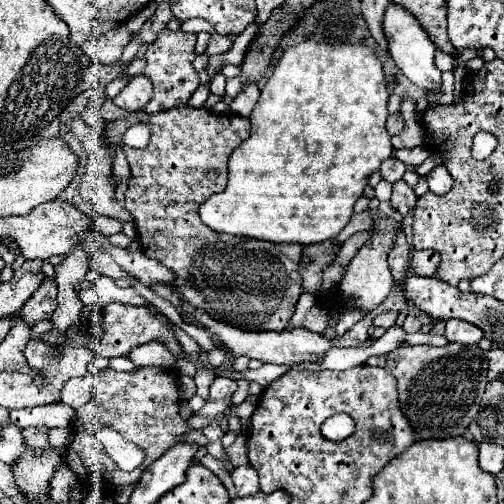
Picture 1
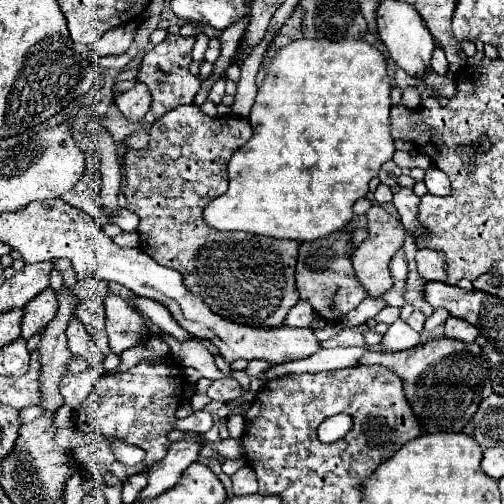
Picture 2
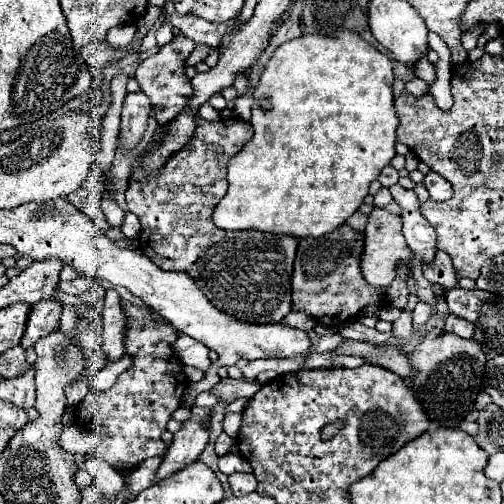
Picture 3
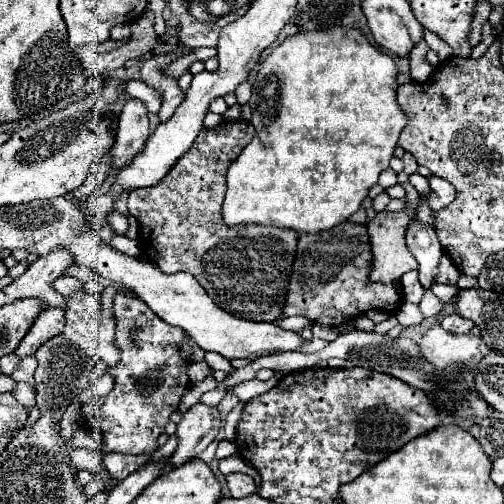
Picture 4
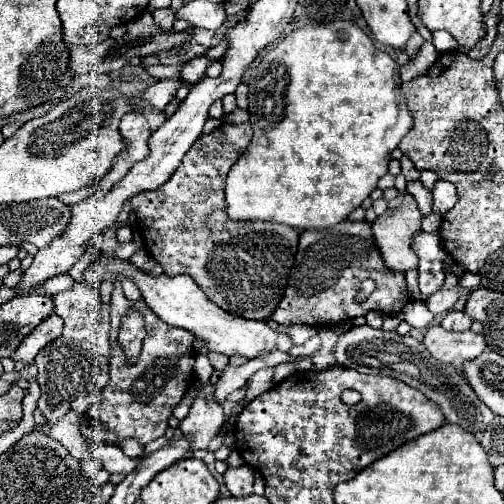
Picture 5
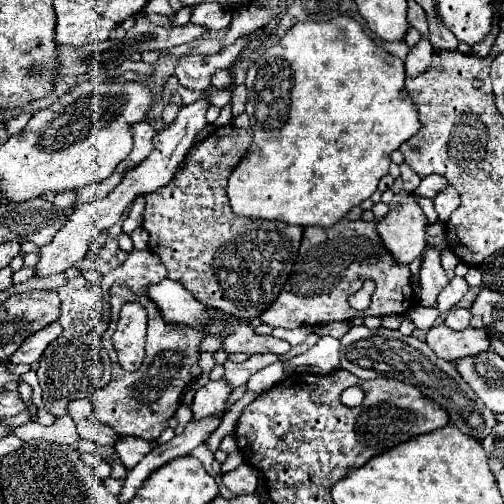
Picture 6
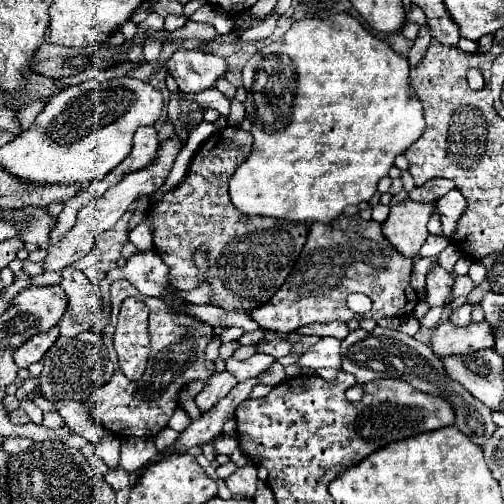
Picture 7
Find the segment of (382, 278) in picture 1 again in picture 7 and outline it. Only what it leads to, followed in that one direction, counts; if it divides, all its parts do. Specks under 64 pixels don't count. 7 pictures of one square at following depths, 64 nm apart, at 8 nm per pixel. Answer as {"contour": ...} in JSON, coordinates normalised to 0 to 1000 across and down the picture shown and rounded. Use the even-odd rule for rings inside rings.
{"contour":[[[786,401],[774,409],[774,429],[758,444],[762,468],[794,504],[821,512],[845,480],[845,444],[861,421],[865,401]]]}

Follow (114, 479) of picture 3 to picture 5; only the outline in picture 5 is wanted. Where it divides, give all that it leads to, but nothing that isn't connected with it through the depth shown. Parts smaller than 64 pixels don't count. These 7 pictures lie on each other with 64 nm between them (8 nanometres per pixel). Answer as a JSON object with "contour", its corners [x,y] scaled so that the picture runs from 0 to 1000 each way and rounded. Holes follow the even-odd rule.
{"contour":[[[139,813],[127,829],[119,829],[111,841],[103,841],[95,853],[95,865],[115,873],[119,881],[127,881],[151,913],[159,913],[159,901],[175,901],[175,893],[167,885],[171,877],[159,861],[159,825],[147,813]]]}

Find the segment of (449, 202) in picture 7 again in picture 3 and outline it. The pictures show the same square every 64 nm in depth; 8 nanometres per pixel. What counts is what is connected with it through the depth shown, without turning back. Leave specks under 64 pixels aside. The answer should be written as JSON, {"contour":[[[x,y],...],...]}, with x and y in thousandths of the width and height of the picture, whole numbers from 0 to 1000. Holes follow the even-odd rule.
{"contour":[[[853,341],[853,345],[845,349],[841,369],[845,369],[849,381],[853,381],[853,397],[881,401],[881,397],[893,397],[893,393],[897,393],[897,369],[889,365],[885,353],[873,353],[873,345],[865,345],[865,341]]]}

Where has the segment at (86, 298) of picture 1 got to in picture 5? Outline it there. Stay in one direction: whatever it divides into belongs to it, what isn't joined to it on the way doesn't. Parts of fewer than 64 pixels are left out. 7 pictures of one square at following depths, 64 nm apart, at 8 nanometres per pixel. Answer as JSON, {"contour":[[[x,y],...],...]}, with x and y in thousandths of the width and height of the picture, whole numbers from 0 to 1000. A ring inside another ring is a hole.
{"contour":[[[119,544],[107,552],[95,552],[91,560],[83,560],[79,567],[71,567],[71,575],[87,579],[87,583],[115,583],[123,575],[135,575],[147,567],[147,552],[139,544]]]}

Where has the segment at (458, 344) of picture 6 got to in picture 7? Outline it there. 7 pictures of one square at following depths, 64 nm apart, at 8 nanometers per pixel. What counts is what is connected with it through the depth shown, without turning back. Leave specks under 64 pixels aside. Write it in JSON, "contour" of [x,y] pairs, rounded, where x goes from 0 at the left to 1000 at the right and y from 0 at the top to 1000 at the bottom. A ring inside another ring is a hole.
{"contour":[[[885,635],[861,655],[853,687],[865,706],[929,702],[956,690],[980,690],[976,647],[964,635],[933,639],[929,647],[901,647],[893,635]]]}

